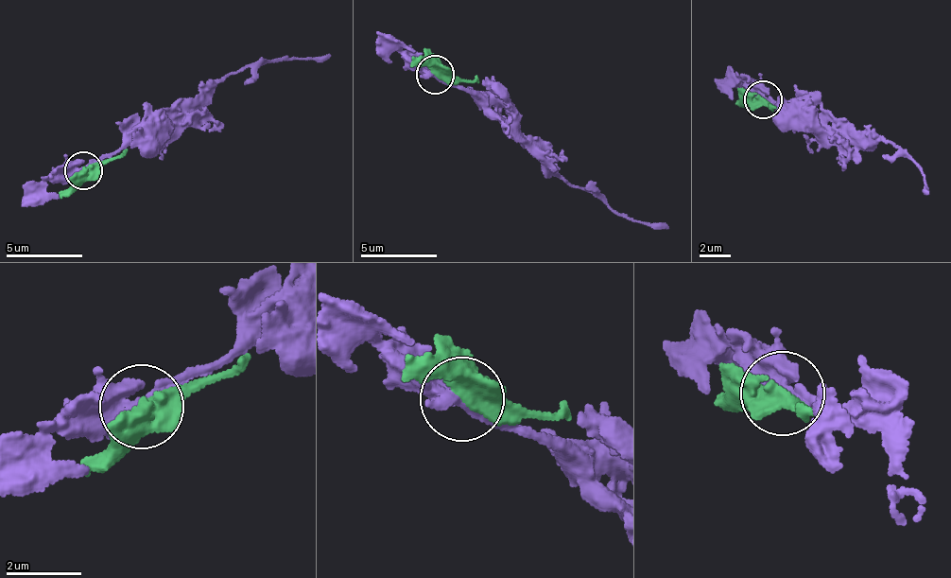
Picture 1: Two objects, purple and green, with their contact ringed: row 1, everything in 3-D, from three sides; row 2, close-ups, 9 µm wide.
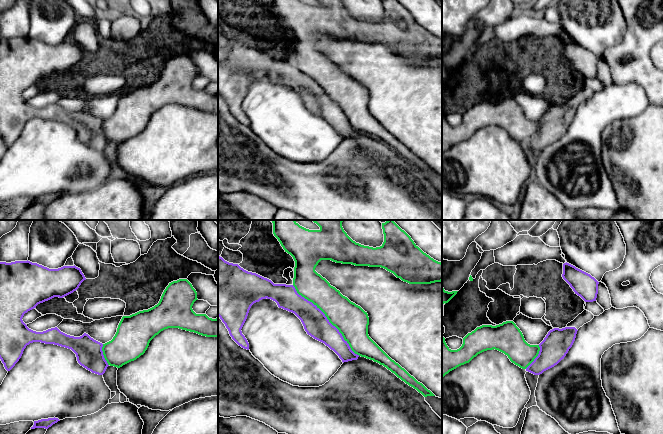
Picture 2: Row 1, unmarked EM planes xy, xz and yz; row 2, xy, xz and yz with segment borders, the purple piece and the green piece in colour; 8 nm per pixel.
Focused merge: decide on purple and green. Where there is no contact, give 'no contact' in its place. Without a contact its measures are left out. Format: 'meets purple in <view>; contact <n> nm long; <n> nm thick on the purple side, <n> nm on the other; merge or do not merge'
meets purple in xz; contact 800 nm long; 200 nm thick on the purple side, 260 nm on the other; merge

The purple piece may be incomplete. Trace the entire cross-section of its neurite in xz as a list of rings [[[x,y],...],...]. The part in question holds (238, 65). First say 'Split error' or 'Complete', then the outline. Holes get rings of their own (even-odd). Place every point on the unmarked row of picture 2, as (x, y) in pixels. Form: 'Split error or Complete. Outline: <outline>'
Split error. Outline: [[[273,0],[274,12],[295,37],[292,61],[274,60],[271,56],[248,48],[238,40],[229,39],[218,32],[218,92],[232,115],[249,126],[249,119],[241,107],[249,86],[254,79],[271,75],[279,84],[294,89],[301,96],[307,110],[333,126],[343,139],[357,136],[359,132],[365,133],[386,143],[424,173],[435,172],[369,113],[367,88],[331,62],[315,44],[321,36],[331,36],[355,42],[381,43],[409,60],[431,60],[442,57],[442,39],[424,29],[397,0],[382,0],[384,18],[376,24],[353,17],[342,0],[317,1],[319,6],[309,6],[299,0]]]

